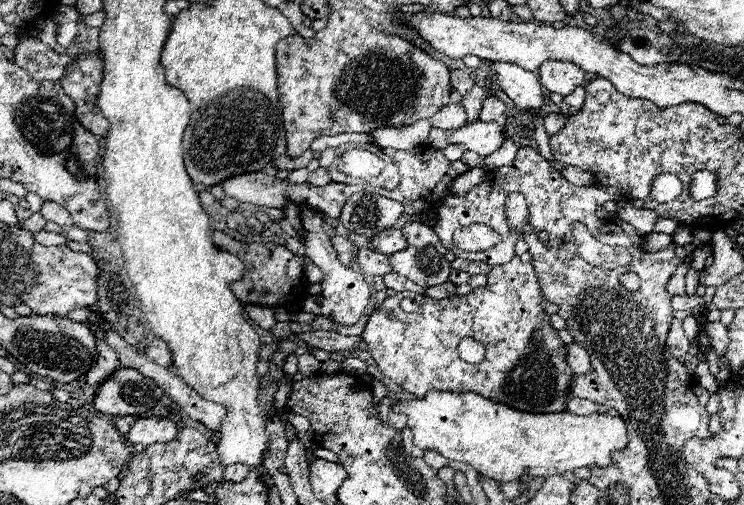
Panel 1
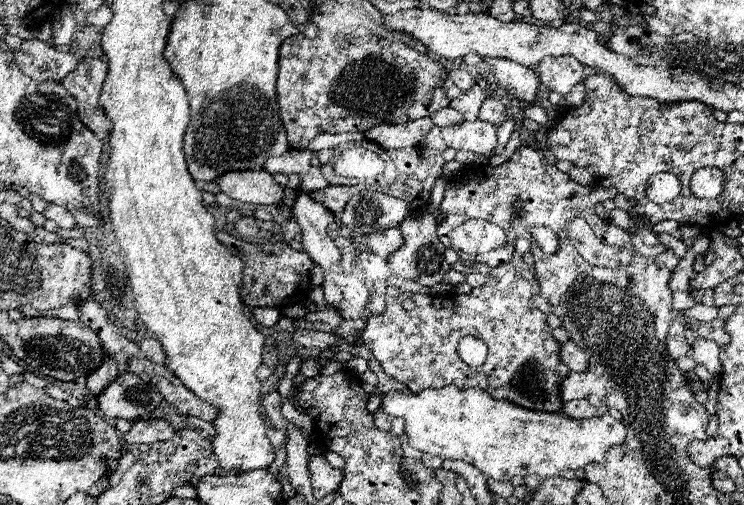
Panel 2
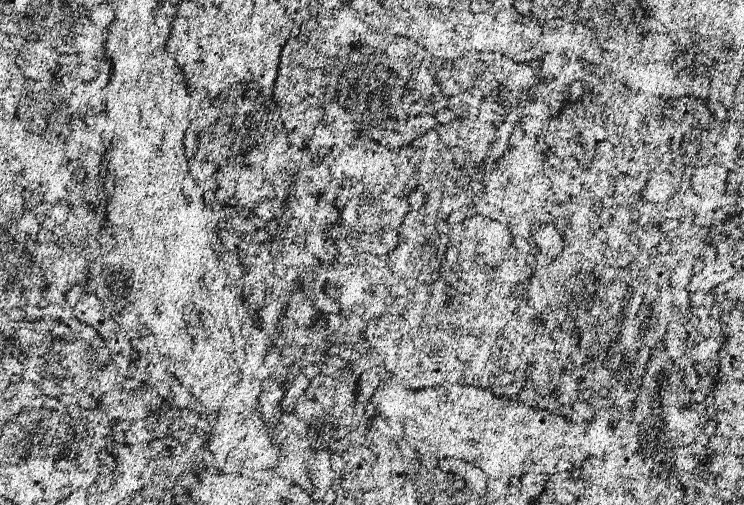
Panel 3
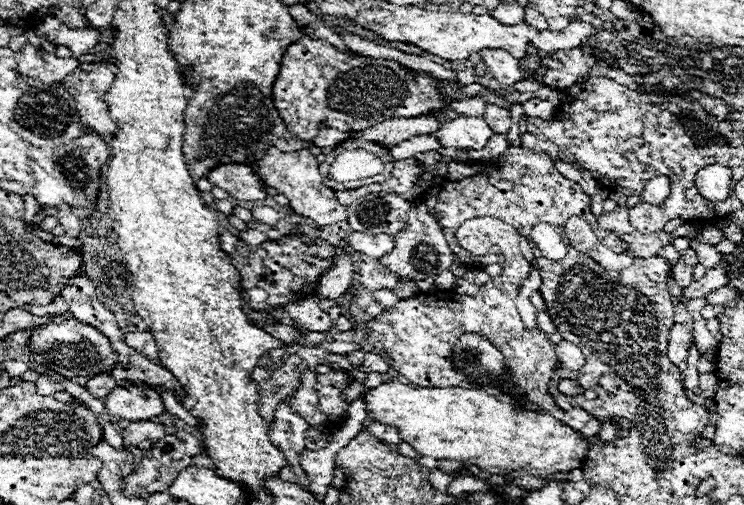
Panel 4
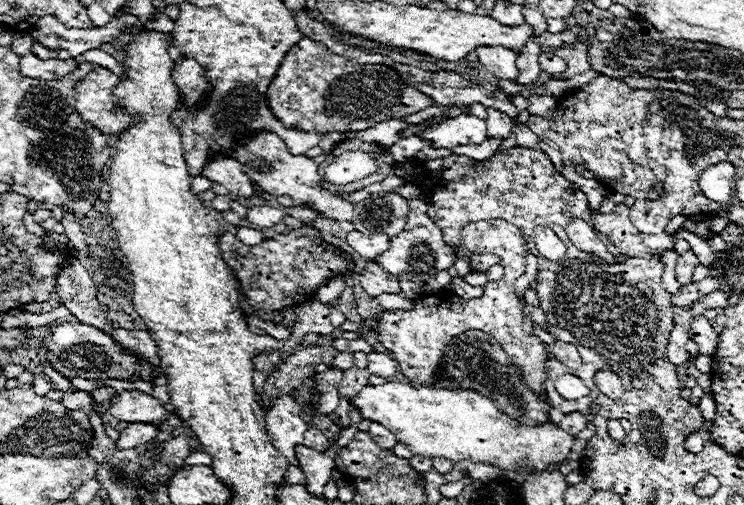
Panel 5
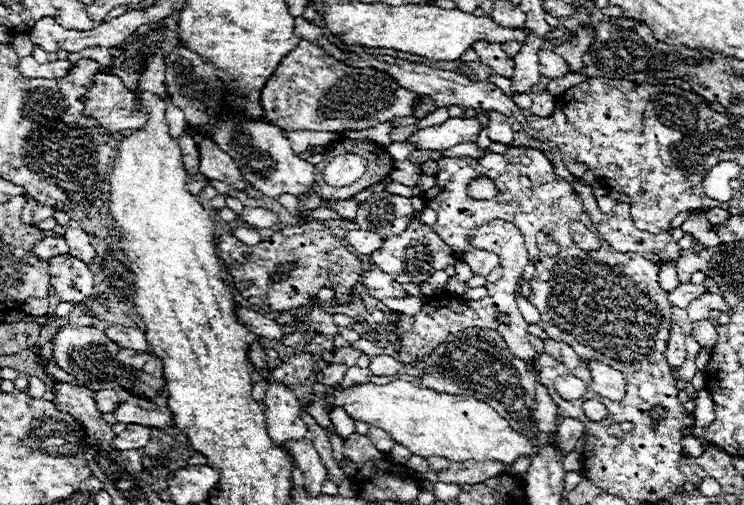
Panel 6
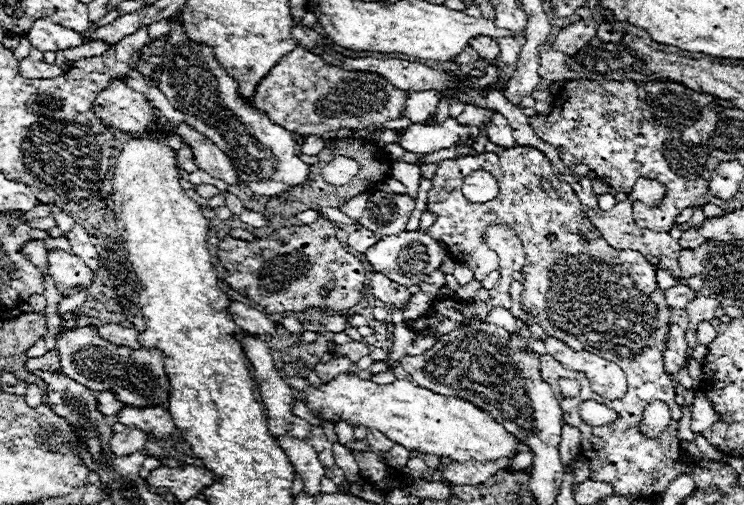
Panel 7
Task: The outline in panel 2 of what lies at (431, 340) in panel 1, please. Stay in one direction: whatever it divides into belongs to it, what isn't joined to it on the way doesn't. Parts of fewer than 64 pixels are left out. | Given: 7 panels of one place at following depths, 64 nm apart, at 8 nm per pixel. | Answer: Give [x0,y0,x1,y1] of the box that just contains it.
[362,252,570,412]

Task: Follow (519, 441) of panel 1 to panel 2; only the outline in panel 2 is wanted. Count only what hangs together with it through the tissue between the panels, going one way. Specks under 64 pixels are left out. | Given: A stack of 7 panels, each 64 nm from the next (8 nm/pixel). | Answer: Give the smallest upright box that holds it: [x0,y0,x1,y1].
[382,386,626,482]

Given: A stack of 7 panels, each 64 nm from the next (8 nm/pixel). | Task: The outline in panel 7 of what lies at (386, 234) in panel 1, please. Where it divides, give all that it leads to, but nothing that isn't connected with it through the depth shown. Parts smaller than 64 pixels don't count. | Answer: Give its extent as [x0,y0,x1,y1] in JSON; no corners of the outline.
[346,228,378,254]

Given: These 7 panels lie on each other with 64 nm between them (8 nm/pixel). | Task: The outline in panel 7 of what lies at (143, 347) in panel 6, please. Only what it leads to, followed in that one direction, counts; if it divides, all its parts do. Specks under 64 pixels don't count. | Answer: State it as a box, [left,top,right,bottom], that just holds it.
[98,324,142,350]

